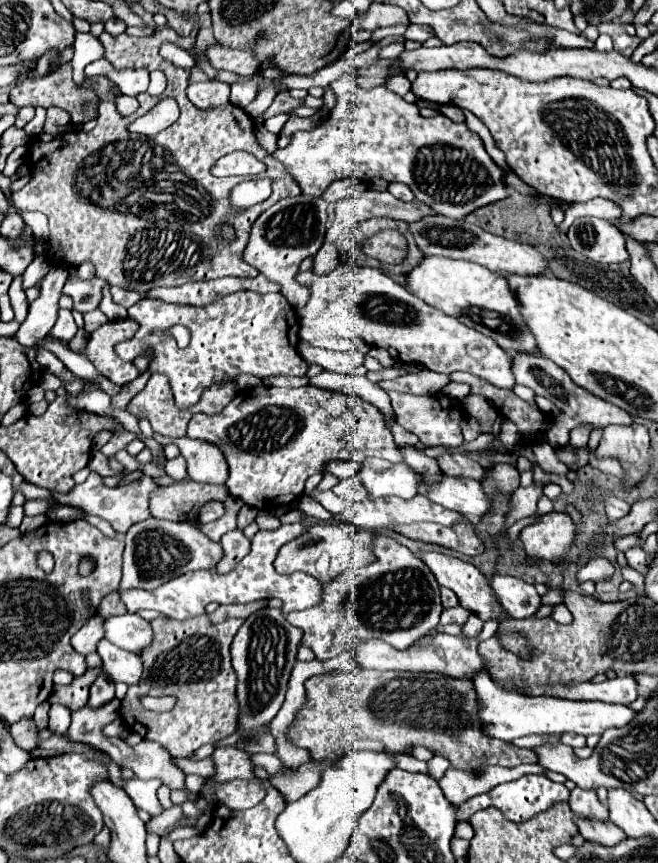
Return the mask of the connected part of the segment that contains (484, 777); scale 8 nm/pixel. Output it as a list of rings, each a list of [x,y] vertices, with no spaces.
[[[537,763],[518,765],[514,769],[488,767],[486,773],[482,773],[482,775],[470,775],[462,769],[450,767],[438,785],[442,787],[444,797],[452,805],[462,805],[470,797],[486,793],[500,783],[514,781],[514,779],[520,779],[520,777],[528,774],[543,774],[544,771],[545,769]]]

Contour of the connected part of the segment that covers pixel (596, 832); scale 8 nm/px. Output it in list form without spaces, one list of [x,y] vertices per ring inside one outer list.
[[[574,819],[574,821],[578,823],[580,835],[586,841],[594,841],[594,843],[600,843],[604,847],[614,847],[616,843],[628,839],[626,833],[610,821],[606,821],[606,823],[596,823],[596,821],[588,821],[588,819]]]

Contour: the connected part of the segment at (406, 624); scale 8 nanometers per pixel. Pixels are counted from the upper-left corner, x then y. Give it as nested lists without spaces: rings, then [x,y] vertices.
[[[382,533],[372,537],[370,549],[376,555],[374,563],[362,567],[360,571],[344,571],[342,575],[338,575],[336,579],[332,579],[322,587],[322,601],[318,605],[286,615],[288,623],[304,631],[302,643],[314,651],[316,659],[330,659],[340,655],[342,651],[348,651],[350,647],[354,647],[354,639],[374,637],[390,643],[392,647],[406,649],[408,645],[412,645],[416,639],[430,633],[438,625],[438,619],[442,613],[440,585],[434,579],[434,575],[430,575],[430,569],[426,567],[426,563],[422,563],[422,559],[416,557],[408,547],[404,547],[396,539]]]

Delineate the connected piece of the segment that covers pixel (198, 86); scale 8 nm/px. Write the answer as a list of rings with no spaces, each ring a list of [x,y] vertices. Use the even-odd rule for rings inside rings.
[[[206,81],[206,83],[190,83],[188,87],[188,99],[190,101],[202,101],[204,107],[220,107],[228,103],[230,85],[222,81]]]

